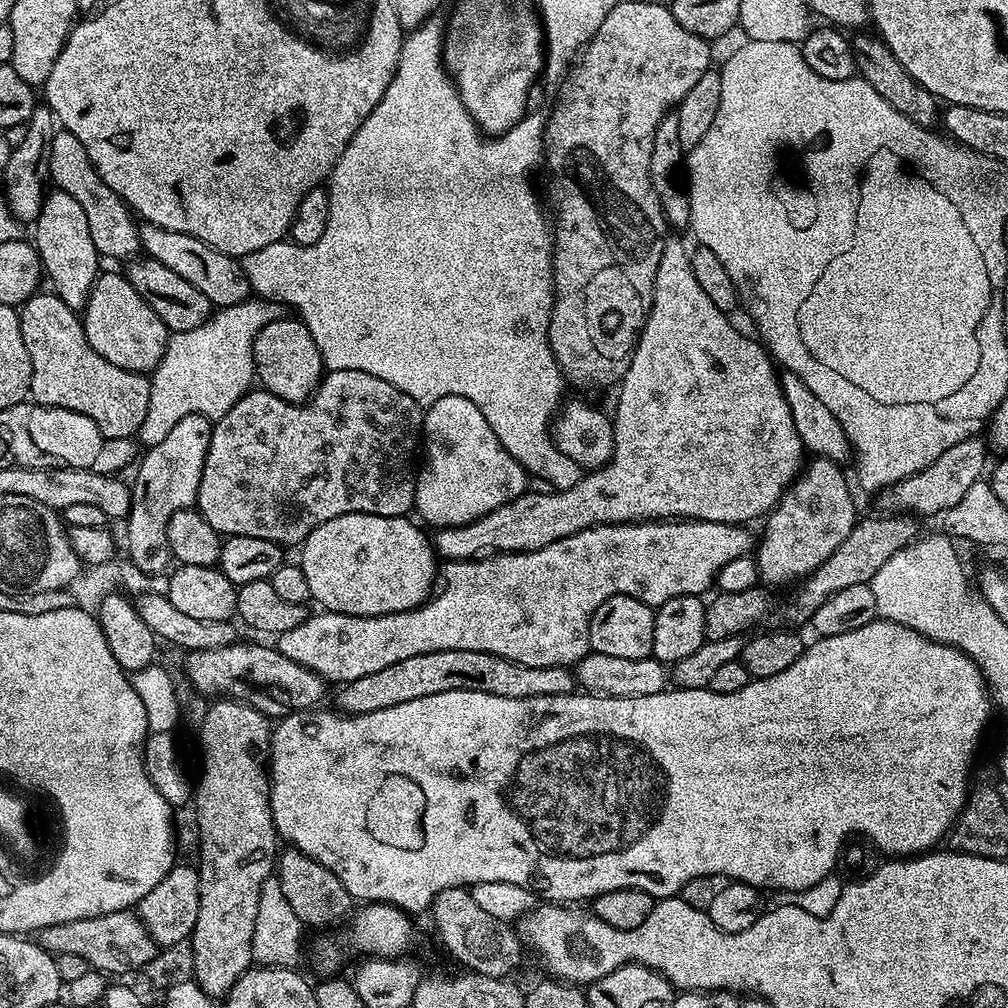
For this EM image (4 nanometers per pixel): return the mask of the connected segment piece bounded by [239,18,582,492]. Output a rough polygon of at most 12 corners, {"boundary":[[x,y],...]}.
{"boundary":[[404,37],[318,242],[239,257],[328,372],[470,398],[561,492],[545,117]]}

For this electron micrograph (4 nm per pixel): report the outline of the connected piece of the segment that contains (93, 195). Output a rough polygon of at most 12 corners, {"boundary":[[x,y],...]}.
{"boundary":[[74,134],[50,142],[49,177],[86,213],[101,257],[141,251],[133,213]]}

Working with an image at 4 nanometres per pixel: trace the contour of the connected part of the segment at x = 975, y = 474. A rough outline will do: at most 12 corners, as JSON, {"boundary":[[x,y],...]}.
{"boundary":[[987,443],[950,446],[883,493],[889,509],[948,512],[985,475]]}

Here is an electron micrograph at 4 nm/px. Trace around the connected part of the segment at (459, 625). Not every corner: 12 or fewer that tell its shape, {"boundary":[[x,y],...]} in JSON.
{"boundary":[[596,524],[445,563],[274,647],[336,686],[438,650],[574,666],[606,598],[703,597],[735,524]]}

